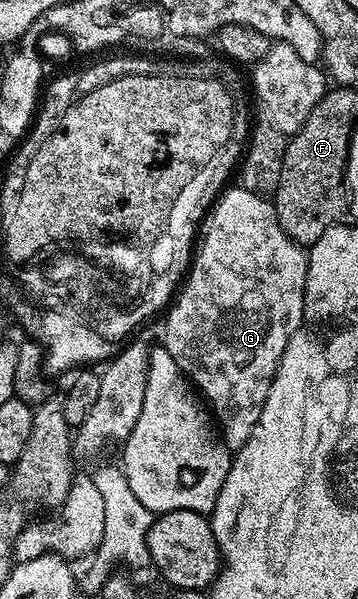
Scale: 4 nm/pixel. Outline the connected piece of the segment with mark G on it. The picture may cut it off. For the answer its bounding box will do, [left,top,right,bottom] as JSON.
[164,185,308,449]

